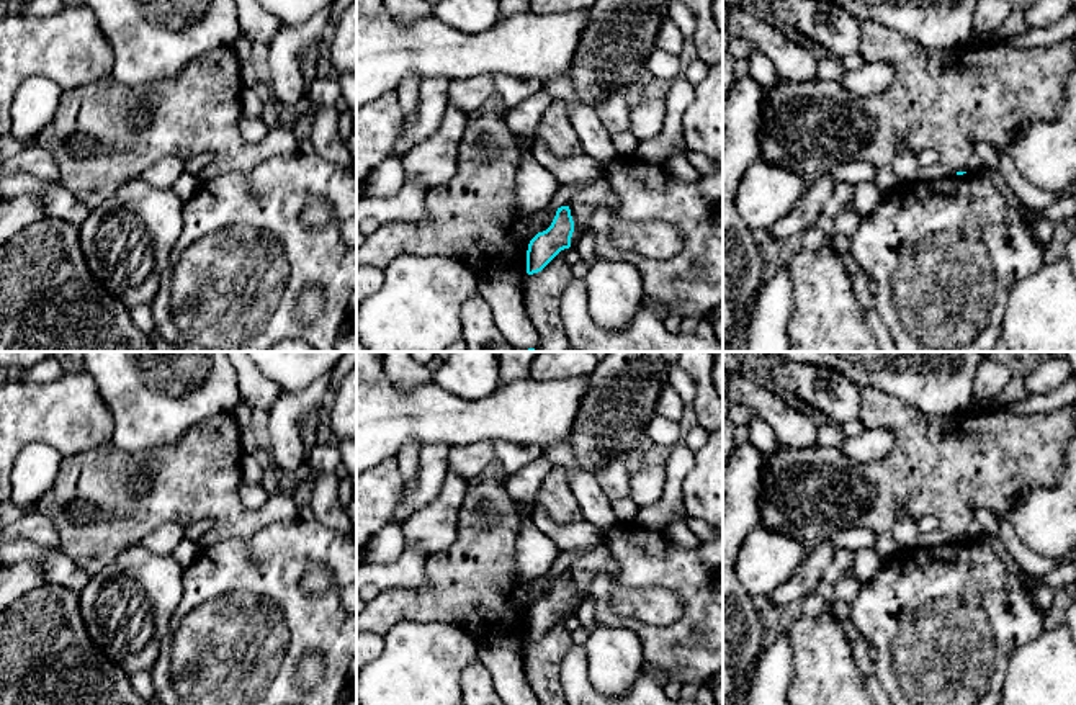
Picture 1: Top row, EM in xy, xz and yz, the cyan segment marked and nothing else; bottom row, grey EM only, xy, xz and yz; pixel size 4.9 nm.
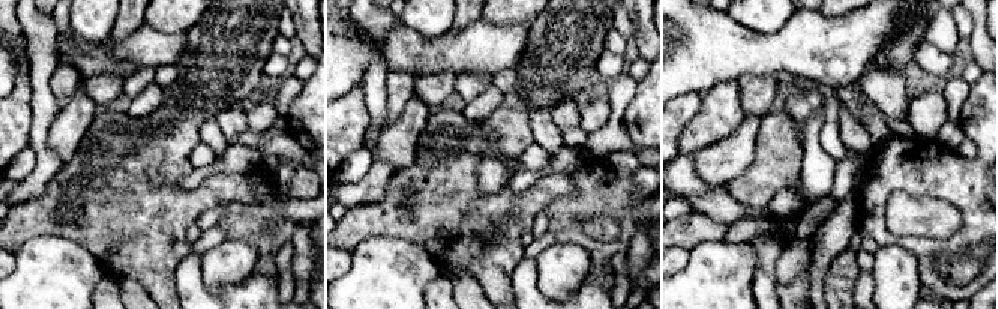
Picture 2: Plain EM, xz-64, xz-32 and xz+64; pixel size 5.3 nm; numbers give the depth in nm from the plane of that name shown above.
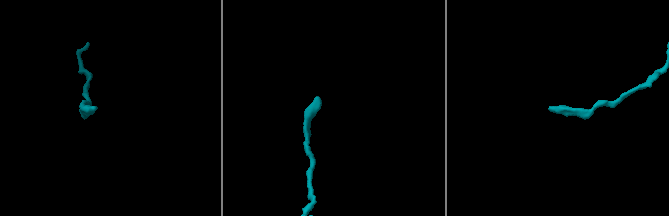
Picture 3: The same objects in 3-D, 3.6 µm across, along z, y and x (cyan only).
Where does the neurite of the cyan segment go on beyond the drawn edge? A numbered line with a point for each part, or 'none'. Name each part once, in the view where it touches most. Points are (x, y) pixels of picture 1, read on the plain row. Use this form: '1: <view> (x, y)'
none

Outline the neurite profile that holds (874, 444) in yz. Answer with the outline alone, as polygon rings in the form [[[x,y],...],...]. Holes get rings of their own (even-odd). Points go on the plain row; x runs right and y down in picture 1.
[[[865,429],[859,437],[845,438],[837,451],[855,463],[873,463],[890,453],[893,438],[891,429]]]

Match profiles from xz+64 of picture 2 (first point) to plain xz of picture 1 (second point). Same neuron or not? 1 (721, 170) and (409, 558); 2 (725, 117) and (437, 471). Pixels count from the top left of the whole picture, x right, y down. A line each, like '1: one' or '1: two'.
1: two
2: one

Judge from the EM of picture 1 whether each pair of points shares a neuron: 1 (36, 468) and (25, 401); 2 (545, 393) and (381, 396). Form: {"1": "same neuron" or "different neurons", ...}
{"1": "different neurons", "2": "same neuron"}

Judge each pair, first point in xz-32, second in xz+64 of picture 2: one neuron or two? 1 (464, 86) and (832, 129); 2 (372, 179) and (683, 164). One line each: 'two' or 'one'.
1: one
2: two

